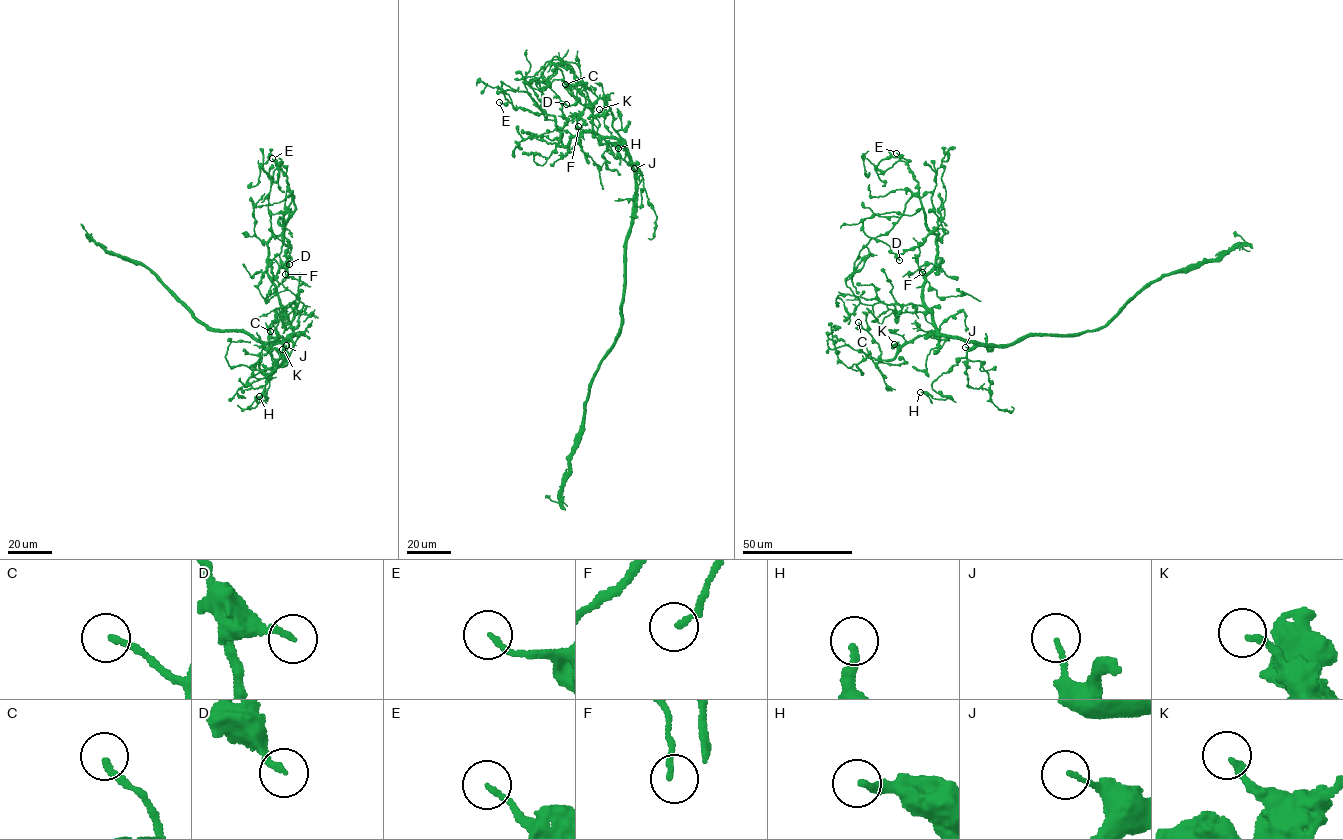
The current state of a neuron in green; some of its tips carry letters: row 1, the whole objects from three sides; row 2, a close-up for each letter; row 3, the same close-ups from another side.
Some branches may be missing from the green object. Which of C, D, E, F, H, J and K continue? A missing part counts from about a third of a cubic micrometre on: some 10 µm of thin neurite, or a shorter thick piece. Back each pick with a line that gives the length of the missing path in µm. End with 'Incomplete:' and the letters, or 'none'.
C: missing 15 µm
Incomplete: C

